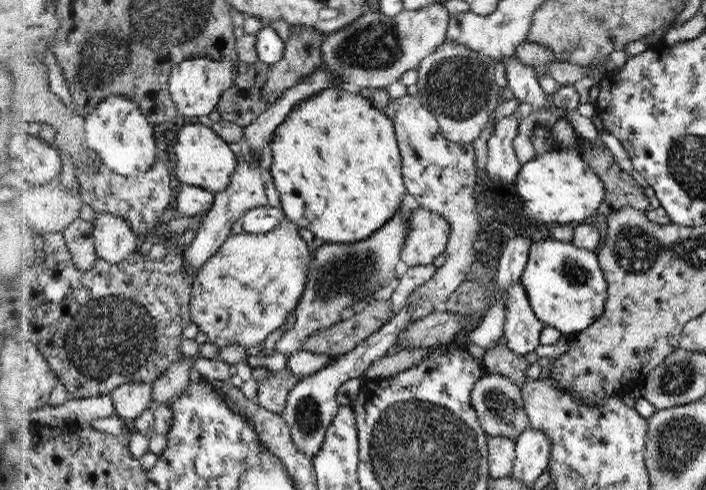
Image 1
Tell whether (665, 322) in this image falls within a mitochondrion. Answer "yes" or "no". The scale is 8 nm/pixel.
no

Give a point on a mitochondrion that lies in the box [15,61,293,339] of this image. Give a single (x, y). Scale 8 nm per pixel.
(104, 72)

